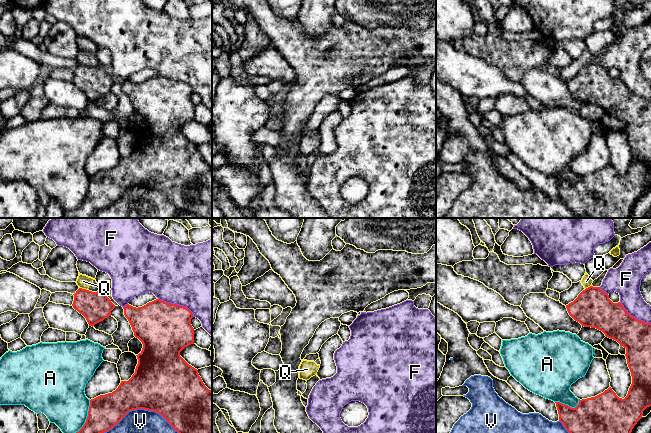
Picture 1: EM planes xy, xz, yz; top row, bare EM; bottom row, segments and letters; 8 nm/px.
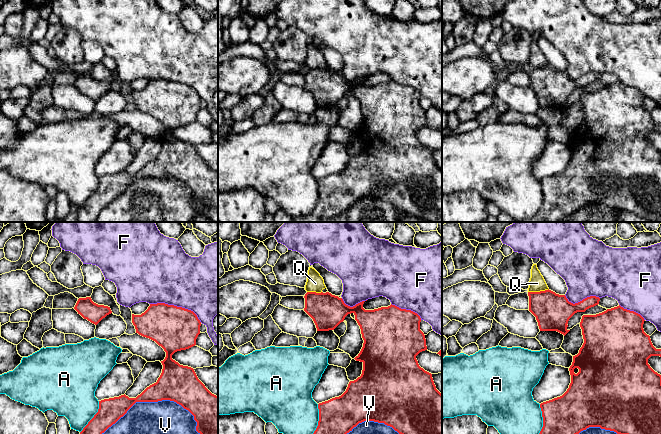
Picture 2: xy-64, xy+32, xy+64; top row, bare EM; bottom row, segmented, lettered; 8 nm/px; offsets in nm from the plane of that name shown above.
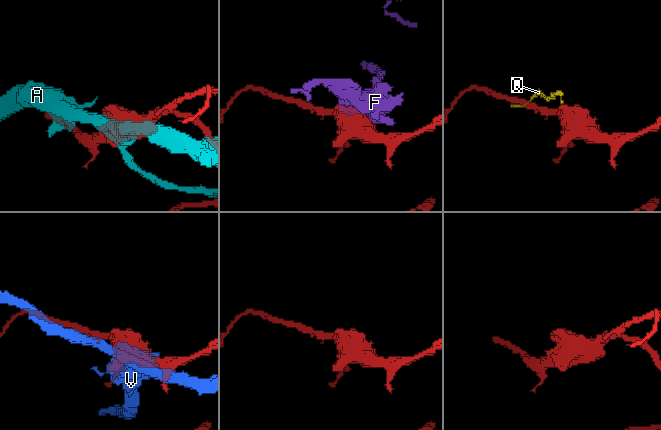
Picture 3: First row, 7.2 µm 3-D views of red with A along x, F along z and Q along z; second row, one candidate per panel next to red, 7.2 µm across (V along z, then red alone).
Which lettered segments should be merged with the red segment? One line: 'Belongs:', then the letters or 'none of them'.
Belongs: none of them

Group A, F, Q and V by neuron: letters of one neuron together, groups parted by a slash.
A / F / Q / V

